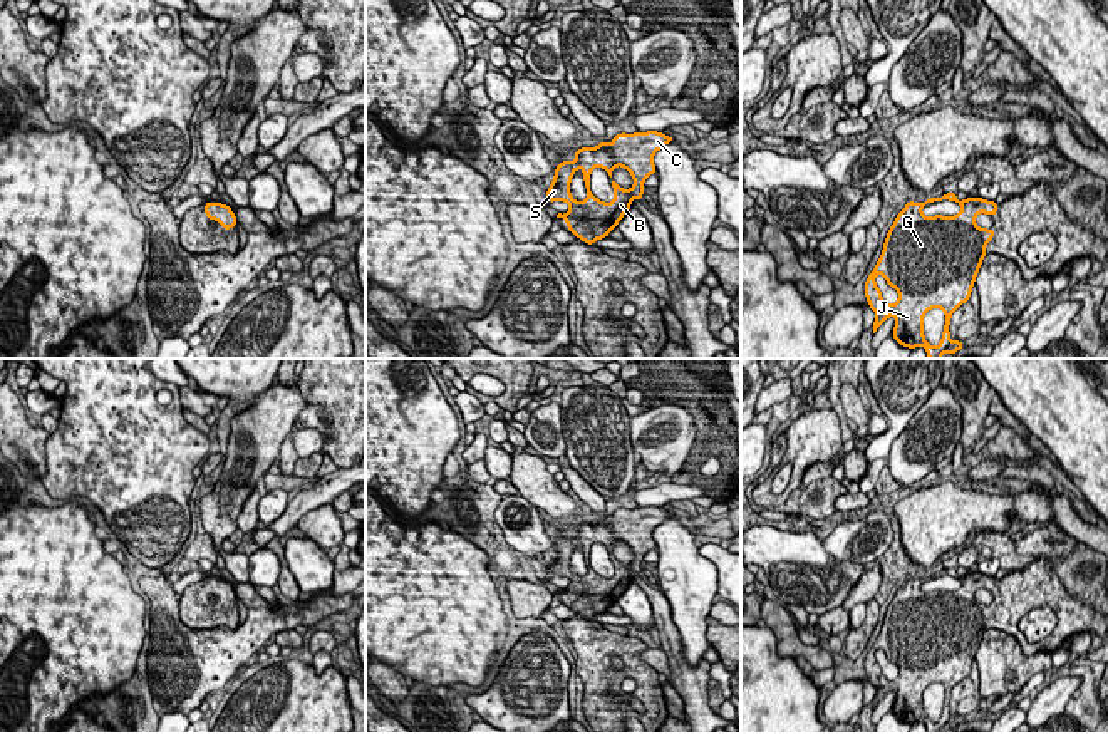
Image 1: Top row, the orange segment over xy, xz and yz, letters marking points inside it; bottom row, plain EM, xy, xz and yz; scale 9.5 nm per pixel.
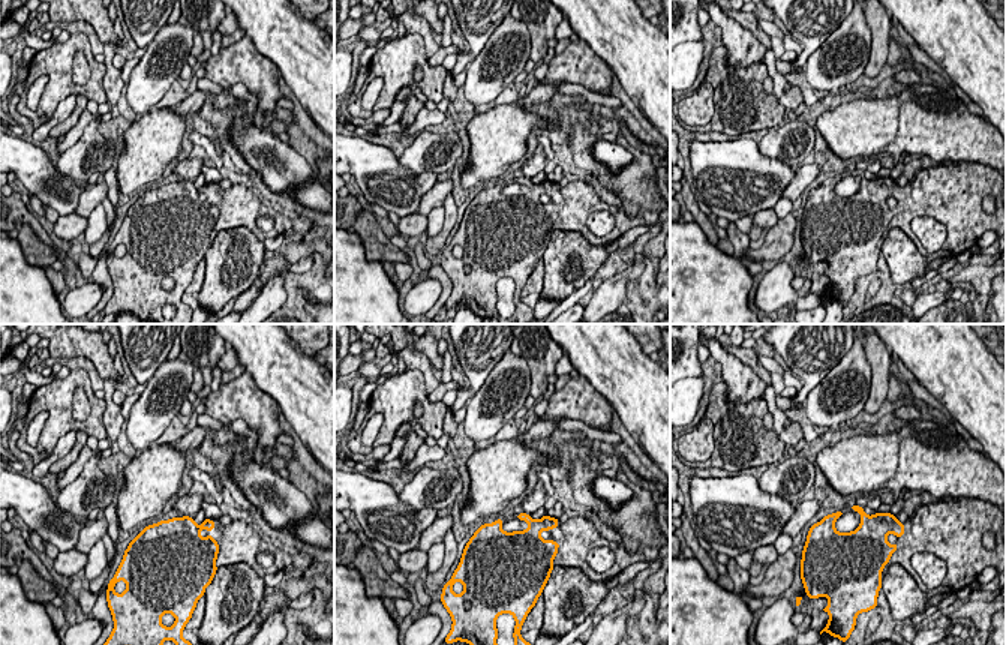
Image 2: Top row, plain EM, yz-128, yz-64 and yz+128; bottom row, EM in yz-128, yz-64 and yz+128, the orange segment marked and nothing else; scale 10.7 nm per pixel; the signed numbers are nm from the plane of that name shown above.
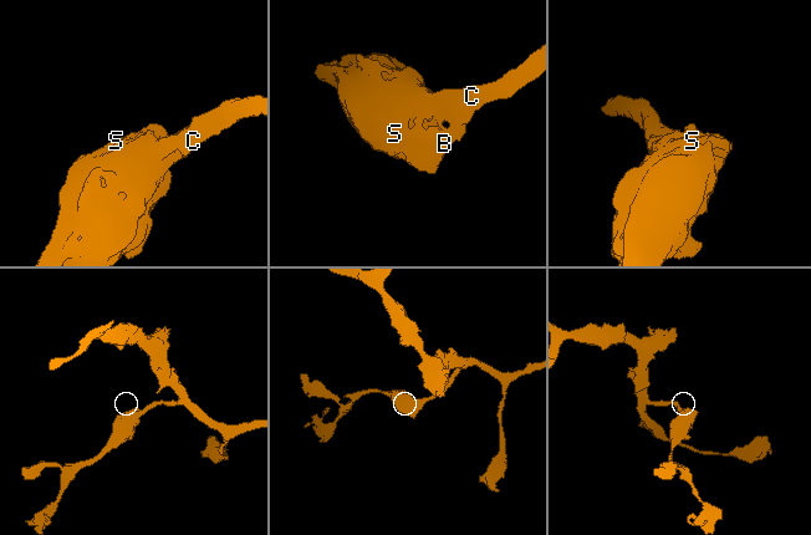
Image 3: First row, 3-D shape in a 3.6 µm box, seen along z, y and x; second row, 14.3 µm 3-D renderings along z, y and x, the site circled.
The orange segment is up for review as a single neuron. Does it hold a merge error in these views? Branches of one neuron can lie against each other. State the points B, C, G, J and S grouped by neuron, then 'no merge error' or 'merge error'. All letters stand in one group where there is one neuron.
groups B C G J S; no merge error

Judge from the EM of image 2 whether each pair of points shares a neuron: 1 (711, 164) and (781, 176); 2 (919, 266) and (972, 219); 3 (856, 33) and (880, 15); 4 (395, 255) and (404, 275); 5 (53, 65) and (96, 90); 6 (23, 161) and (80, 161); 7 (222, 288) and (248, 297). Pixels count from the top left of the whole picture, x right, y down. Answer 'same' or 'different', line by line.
1: same
2: different
3: different
4: different
5: same
6: different
7: different

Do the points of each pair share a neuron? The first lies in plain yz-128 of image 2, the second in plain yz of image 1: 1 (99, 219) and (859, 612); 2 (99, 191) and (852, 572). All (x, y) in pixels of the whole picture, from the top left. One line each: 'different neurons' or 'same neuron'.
1: same neuron
2: different neurons

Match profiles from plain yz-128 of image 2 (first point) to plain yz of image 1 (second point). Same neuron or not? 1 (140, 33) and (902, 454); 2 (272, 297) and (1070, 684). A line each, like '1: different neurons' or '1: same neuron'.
1: different neurons
2: same neuron

